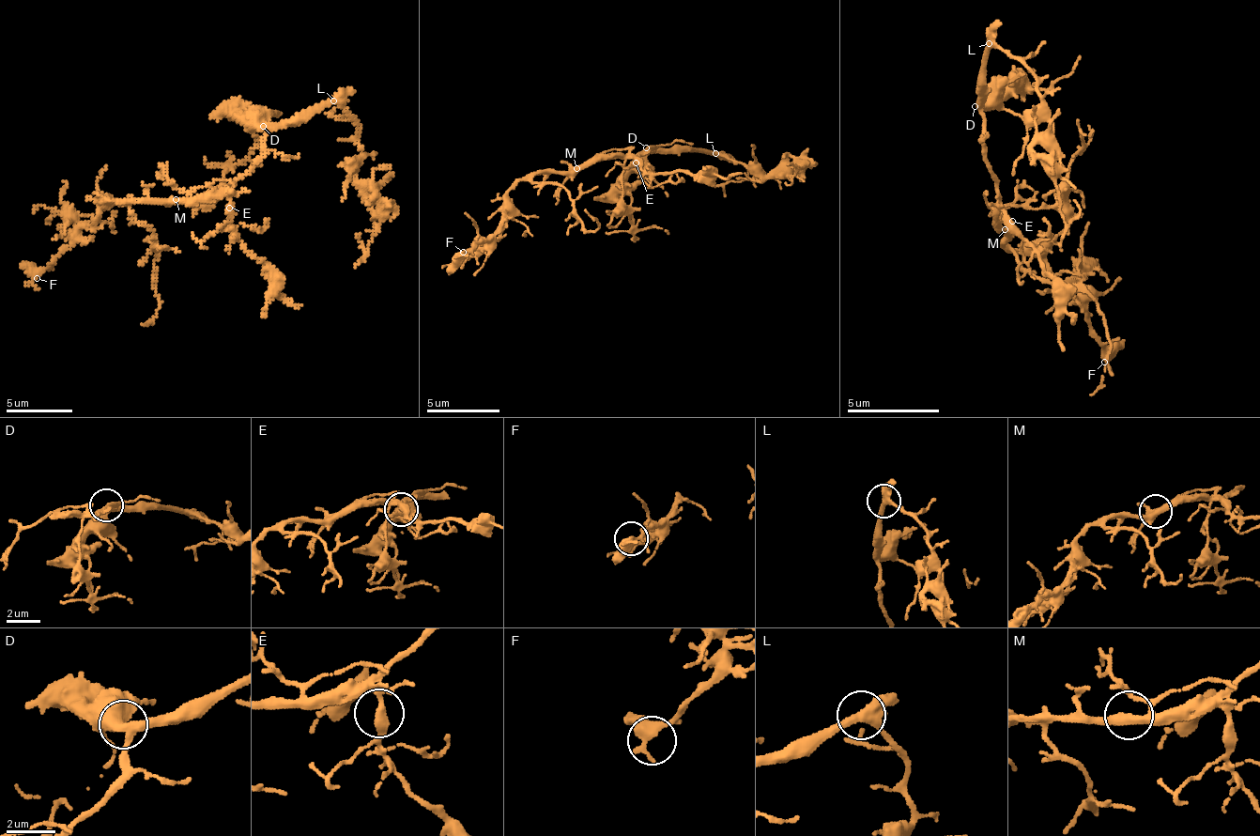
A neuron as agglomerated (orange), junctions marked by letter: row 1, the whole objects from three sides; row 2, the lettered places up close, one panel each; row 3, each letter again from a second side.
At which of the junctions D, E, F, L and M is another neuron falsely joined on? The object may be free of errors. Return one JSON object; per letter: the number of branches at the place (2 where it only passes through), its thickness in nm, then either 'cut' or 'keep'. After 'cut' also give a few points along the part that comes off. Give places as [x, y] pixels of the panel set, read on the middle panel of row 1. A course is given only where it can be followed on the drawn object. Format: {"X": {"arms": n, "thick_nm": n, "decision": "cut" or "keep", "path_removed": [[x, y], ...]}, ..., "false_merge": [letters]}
{"D": {"arms": 3, "thick_nm": 340, "decision": "keep"}, "E": {"arms": 3, "thick_nm": 300, "decision": "keep"}, "F": {"arms": 3, "thick_nm": 360, "decision": "keep"}, "L": {"arms": 3, "thick_nm": 320, "decision": "keep"}, "M": {"arms": 3, "thick_nm": 320, "decision": "keep"}, "false_merge": []}

